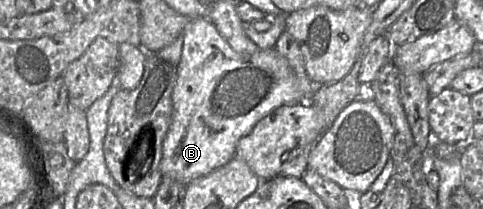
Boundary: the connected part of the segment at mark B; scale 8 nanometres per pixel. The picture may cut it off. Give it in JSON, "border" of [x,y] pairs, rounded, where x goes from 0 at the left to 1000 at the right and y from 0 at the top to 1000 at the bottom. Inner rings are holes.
{"border":[[[431,81],[393,86],[379,148],[375,287],[356,440],[356,560],[337,670],[335,842],[389,885],[402,856],[460,799],[484,751],[495,665],[542,565],[584,502],[642,488],[660,416],[642,373],[619,378],[569,230],[536,234],[522,268],[501,268],[476,220]]]}

